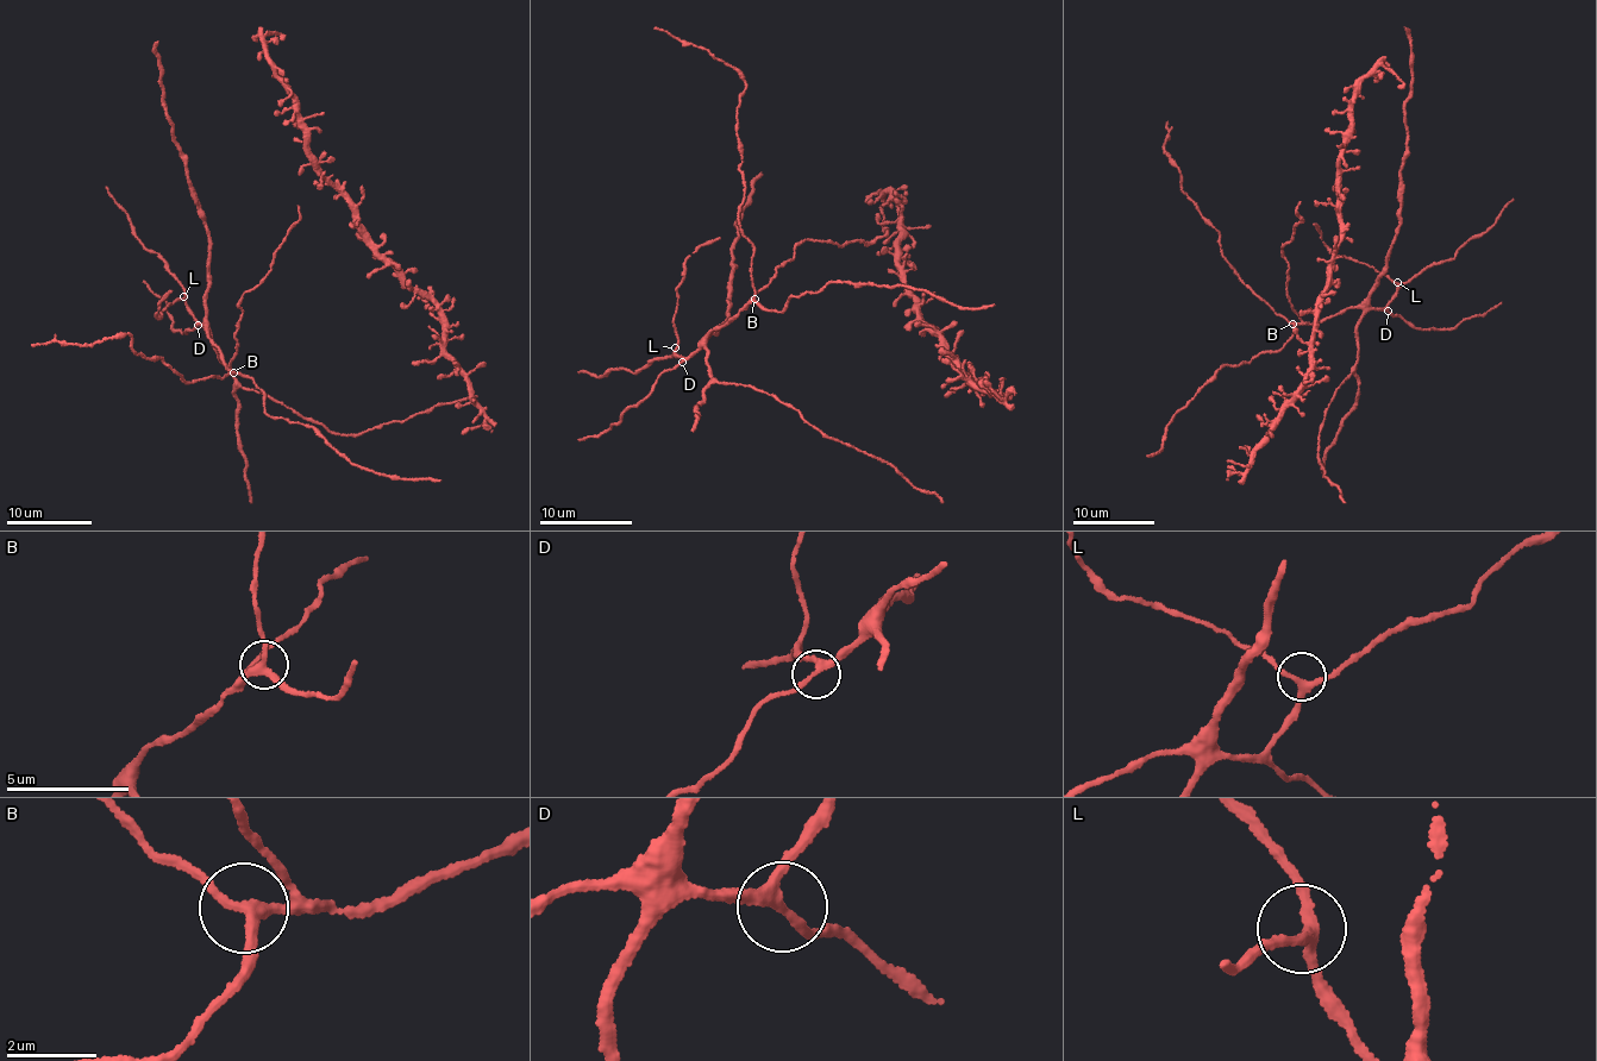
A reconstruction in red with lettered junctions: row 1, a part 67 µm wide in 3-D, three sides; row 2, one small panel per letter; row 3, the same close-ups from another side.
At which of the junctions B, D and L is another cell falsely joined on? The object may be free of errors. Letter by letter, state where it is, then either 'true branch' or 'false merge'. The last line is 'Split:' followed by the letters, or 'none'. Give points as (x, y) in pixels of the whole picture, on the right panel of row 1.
B: (1292, 324) | true branch
D: (1388, 311) | true branch
L: (1397, 282) | true branch
Split: none

